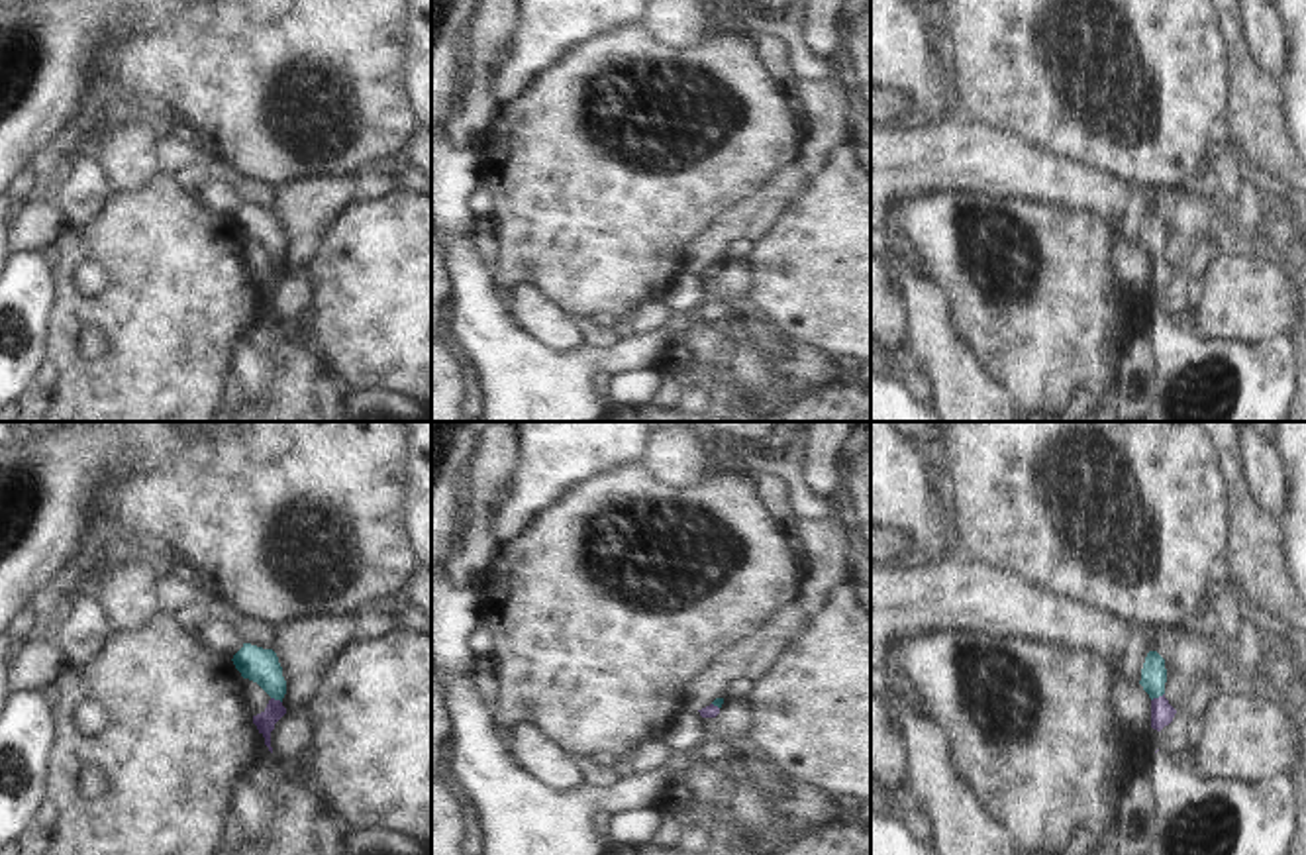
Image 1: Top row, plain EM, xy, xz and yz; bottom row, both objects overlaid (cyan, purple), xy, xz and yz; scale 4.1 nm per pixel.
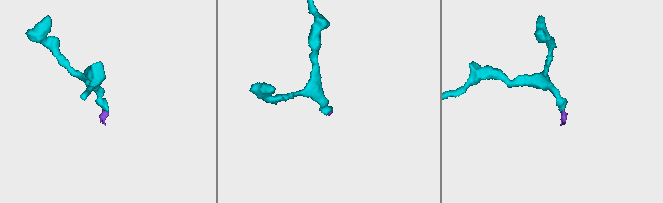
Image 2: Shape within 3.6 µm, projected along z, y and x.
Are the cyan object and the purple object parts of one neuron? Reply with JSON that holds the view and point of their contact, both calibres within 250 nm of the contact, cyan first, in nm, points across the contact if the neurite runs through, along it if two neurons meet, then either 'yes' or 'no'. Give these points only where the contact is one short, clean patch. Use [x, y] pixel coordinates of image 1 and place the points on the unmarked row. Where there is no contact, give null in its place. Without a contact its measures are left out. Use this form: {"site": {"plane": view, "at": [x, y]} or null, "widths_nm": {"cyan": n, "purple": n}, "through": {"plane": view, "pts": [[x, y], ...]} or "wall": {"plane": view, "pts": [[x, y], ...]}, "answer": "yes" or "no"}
{"site": {"plane": "yz", "at": [1157, 257]}, "widths_nm": {"cyan": 110, "purple": 100}, "through": {"plane": "yz", "pts": [[1154, 236], [1157, 257], [1161, 273]]}, "answer": "yes"}

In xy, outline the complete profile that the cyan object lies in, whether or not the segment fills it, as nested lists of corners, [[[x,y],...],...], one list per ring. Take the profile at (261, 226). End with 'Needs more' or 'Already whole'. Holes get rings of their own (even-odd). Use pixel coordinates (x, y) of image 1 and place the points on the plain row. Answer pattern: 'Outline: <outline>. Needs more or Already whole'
Outline: [[[251,204],[233,216],[233,226],[243,239],[257,243],[269,257],[267,269],[253,277],[259,290],[259,312],[249,335],[249,343],[273,353],[276,375],[265,390],[261,406],[243,404],[233,414],[233,422],[294,422],[316,408],[314,380],[329,378],[327,365],[312,343],[296,343],[288,337],[271,308],[271,292],[286,275],[282,259],[286,241],[273,210]]]. Needs more

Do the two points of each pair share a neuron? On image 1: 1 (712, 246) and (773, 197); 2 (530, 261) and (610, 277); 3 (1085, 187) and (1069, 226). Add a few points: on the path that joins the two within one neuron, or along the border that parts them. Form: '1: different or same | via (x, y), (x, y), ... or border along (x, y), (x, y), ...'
1: same | via (728, 230), (757, 212)
2: same | via (550, 261), (591, 261)
3: different | border along (1030, 201), (1095, 212), (1106, 224), (1112, 240)

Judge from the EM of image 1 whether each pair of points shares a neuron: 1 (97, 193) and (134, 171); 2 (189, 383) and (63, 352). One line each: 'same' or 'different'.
1: different
2: same

